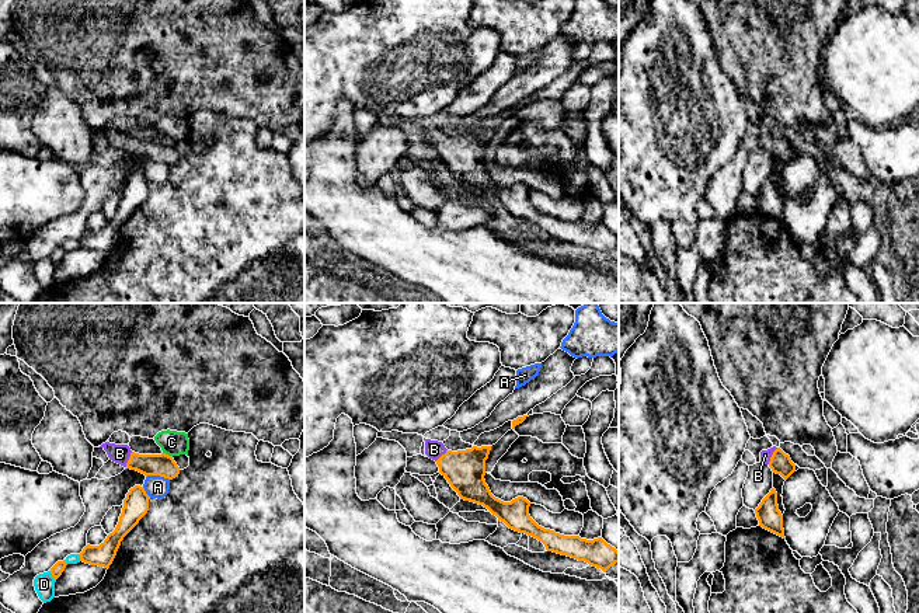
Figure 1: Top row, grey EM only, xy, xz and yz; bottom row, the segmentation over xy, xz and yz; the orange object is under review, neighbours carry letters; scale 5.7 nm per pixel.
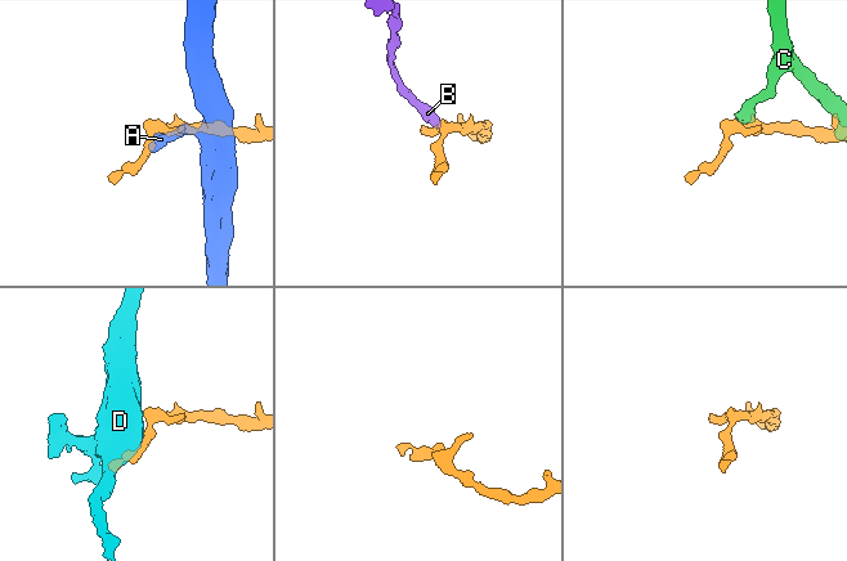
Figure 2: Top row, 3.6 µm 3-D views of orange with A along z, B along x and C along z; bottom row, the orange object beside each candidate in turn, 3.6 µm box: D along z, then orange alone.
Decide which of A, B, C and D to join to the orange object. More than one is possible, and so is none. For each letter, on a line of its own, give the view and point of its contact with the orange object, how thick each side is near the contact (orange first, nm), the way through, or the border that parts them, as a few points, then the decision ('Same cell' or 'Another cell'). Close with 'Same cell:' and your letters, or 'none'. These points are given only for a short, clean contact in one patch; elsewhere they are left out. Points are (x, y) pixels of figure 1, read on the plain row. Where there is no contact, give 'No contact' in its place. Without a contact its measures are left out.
A: Touches orange at xy (157, 160). Thickness 130 nm (orange) against 130 nm. Boundary: xy (146, 162), (163, 162), (169, 166). Another cell
B: Touches orange at yz (772, 142). Thickness 130 nm (orange) against 60 nm. Path across: yz (780, 149), (772, 142), (765, 140). Same cell
C: Touches orange at xy (167, 140). Thickness 130 nm (orange) against 140 nm. Boundary: xy (163, 138), (171, 142). Another cell
D: Touches orange at xy (52, 261). Thickness 70 nm (orange) against 120 nm. Boundary: xy (49, 257), (55, 267). Another cell
Same cell: B

